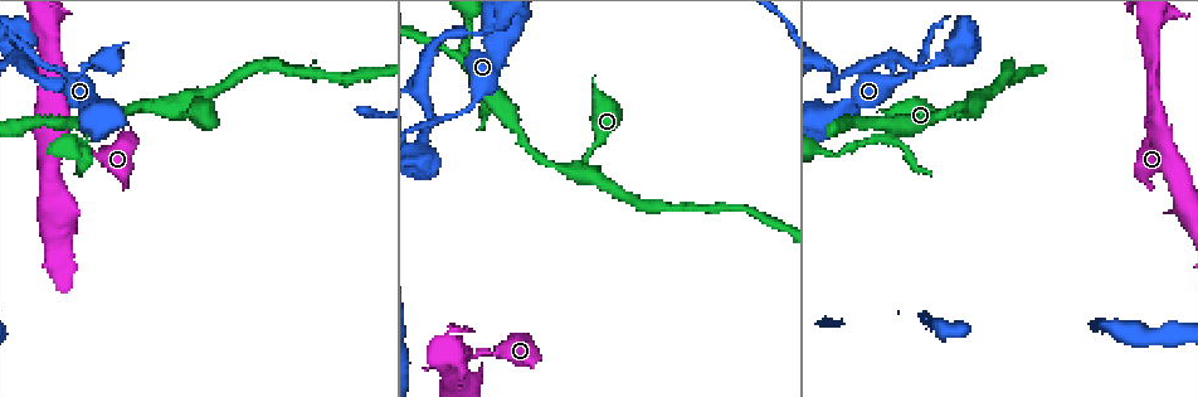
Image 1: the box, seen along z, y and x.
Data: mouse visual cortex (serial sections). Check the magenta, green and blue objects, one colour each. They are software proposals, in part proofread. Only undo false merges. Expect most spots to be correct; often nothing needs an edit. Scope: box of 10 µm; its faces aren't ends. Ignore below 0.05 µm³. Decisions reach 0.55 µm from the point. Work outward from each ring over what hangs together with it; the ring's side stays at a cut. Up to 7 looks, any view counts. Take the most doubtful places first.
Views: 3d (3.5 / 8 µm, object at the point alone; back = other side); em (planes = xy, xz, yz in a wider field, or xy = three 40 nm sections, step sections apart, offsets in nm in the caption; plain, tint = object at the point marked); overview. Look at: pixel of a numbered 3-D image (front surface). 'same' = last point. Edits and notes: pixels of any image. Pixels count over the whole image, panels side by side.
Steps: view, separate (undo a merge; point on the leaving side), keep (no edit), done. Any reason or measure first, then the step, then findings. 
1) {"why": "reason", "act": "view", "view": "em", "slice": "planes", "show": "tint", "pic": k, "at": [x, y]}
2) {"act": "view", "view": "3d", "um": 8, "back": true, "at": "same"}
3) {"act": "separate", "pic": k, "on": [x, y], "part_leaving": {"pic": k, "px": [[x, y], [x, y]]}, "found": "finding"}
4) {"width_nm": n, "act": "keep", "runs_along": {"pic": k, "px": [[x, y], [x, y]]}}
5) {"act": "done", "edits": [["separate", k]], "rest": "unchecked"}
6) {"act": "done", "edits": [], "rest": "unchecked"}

{"why": "arms run side by side", "act": "view", "view": "3d", "um": 8, "back": true, "pic": 1, "at": [921, 66]}

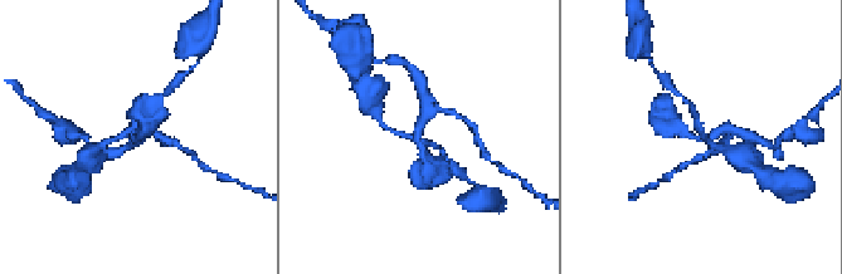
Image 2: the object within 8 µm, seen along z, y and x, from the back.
{"why": "zoom in", "act": "view", "view": "3d", "um": 3.5, "at": "same"}

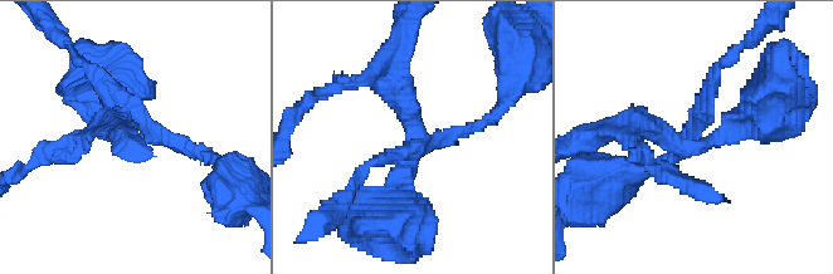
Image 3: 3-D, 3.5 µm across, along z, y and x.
{"act": "view", "view": "em", "slice": "xy", "step": 1, "show": "tint", "pic": 3, "at": [695, 147]}

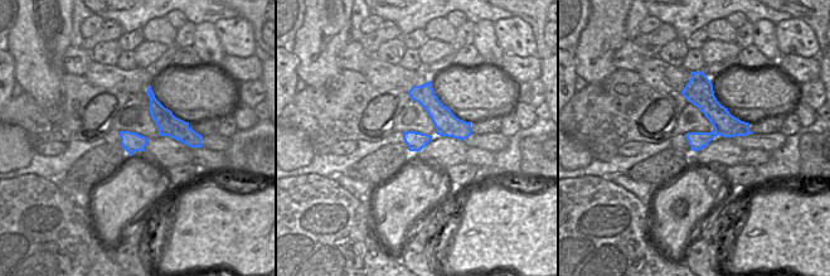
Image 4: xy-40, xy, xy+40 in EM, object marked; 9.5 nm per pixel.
{"arm_widths_nm": [150, 200, 250, 250], "act": "separate", "pic": 3, "on": [98, 109], "part_leaving": {"pic": 3, "px": [[700, 141], [716, 141], [774, 83]]}, "found": "two cells meet here"}

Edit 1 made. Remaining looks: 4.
{"why": "sudden change in width", "act": "view", "view": "3d", "um": 8, "pic": 1, "at": [583, 169]}

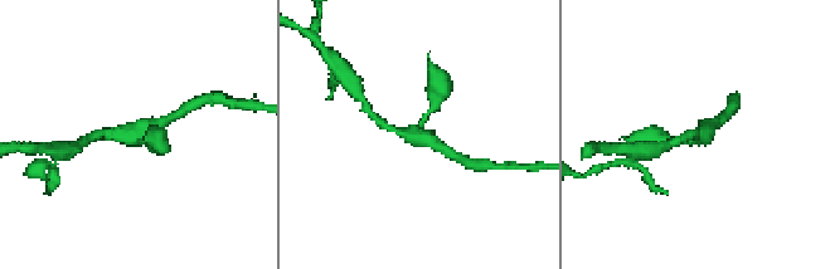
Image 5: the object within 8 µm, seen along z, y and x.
{"arms": 3, "arm_widths_nm": [200, 200, 300], "act": "view", "view": "em", "slice": "planes", "show": "tint", "at": "same"}

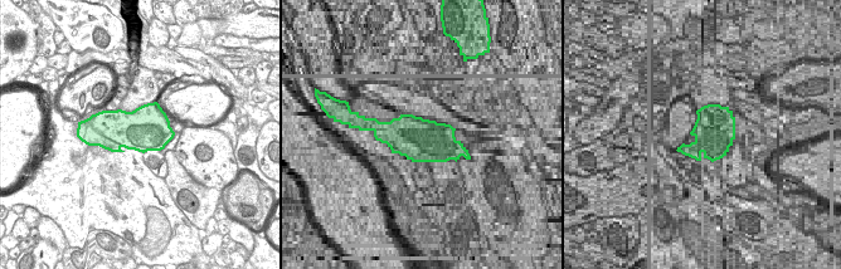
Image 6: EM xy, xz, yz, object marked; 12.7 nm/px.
{"act": "keep", "runs_along": {"pic": 5, "px": [[435, 103], [416, 135], [383, 125]]}, "found": "one cell here"}

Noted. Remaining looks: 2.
{"act": "done", "edits": [["separate", 3]], "rest": "unchecked"}

